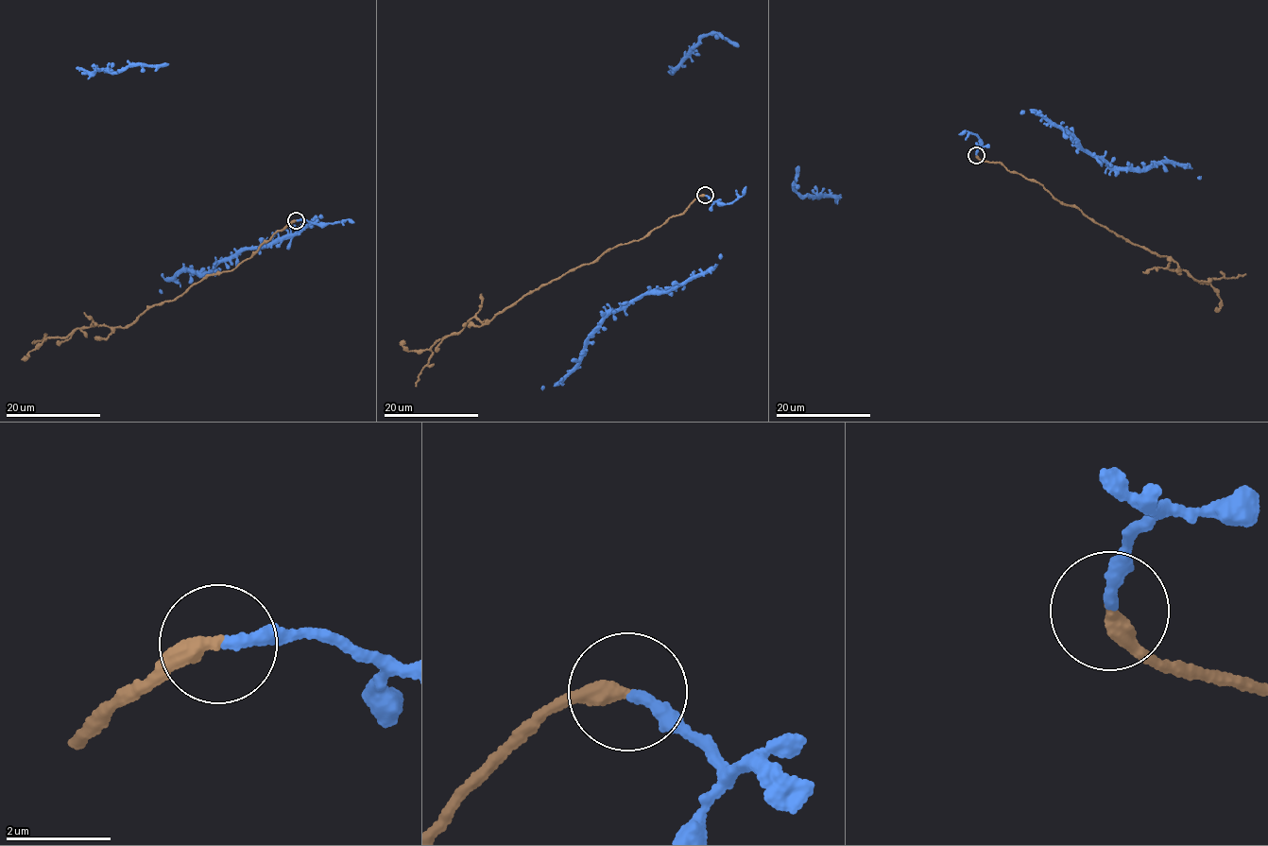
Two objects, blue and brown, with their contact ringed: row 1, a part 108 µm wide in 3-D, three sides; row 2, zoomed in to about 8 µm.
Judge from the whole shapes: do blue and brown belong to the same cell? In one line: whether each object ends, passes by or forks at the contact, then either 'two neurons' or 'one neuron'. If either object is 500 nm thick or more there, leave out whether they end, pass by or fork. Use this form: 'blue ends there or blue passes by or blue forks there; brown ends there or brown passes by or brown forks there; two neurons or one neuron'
blue ends there; brown ends there; one neuron

